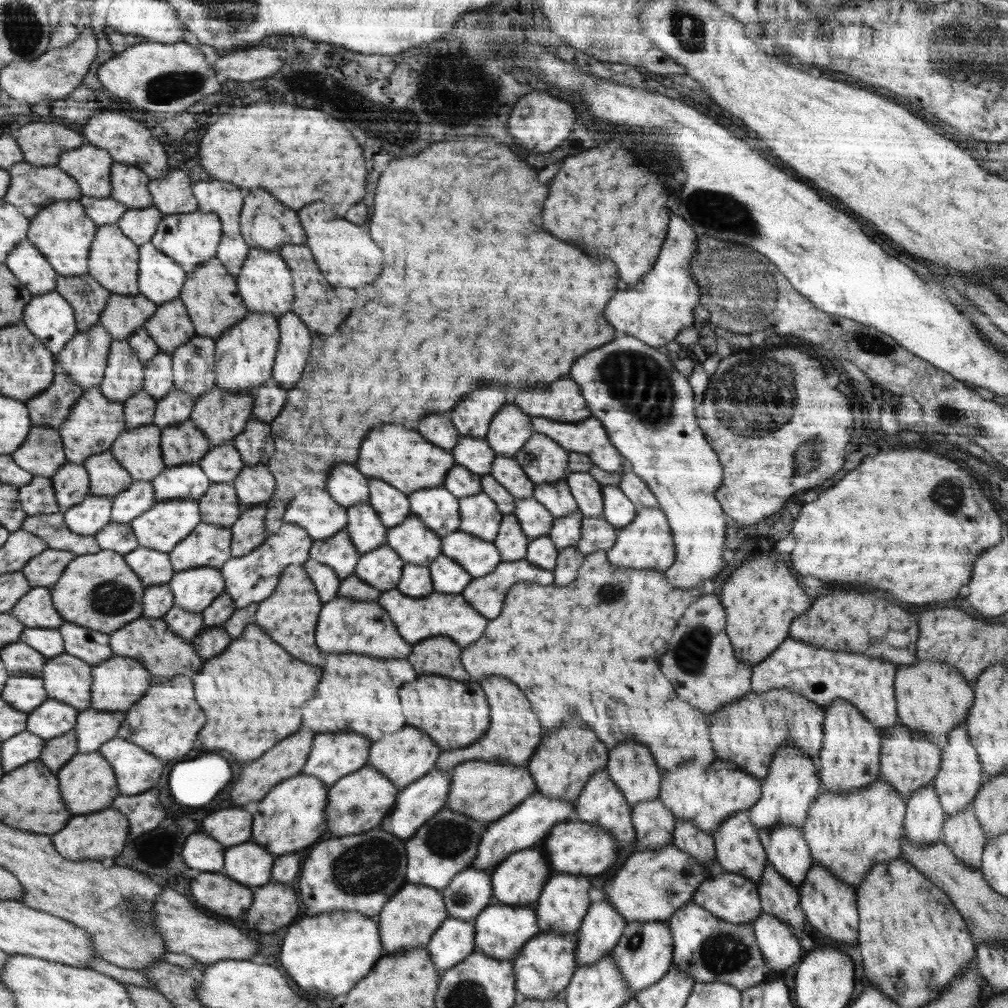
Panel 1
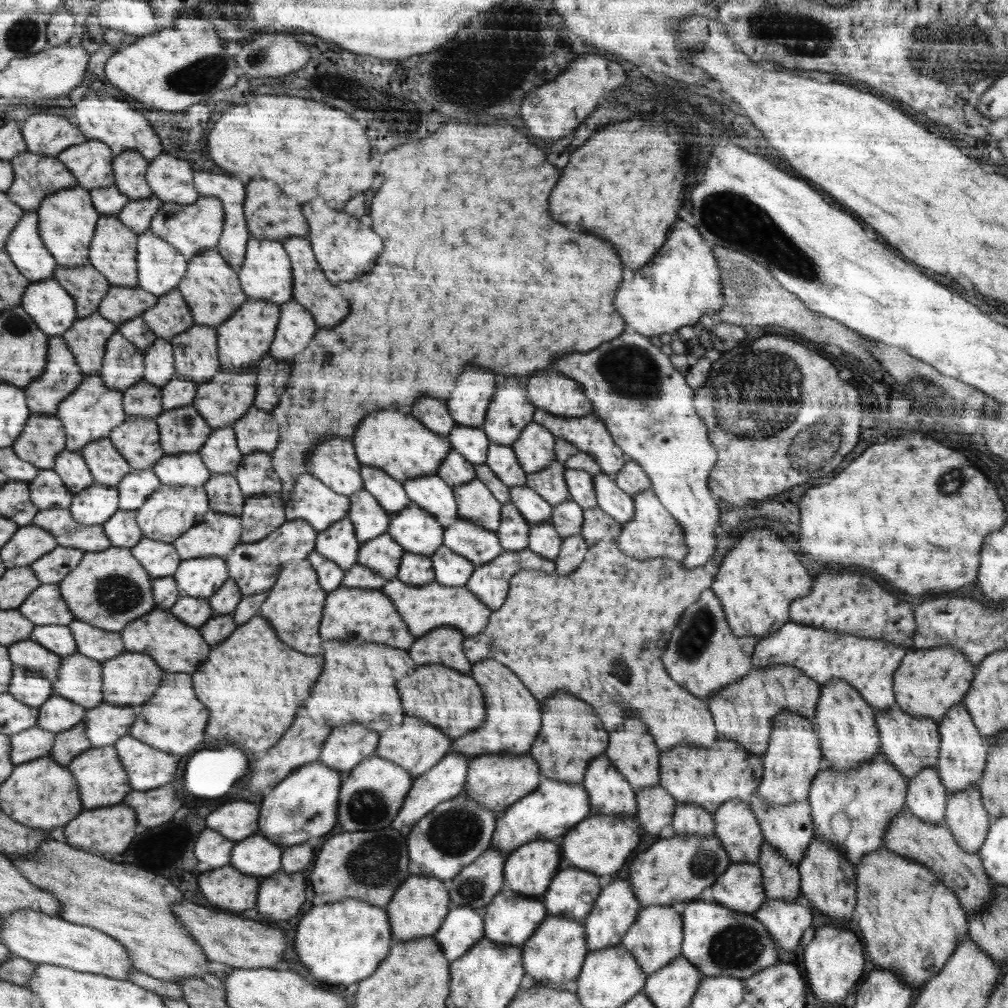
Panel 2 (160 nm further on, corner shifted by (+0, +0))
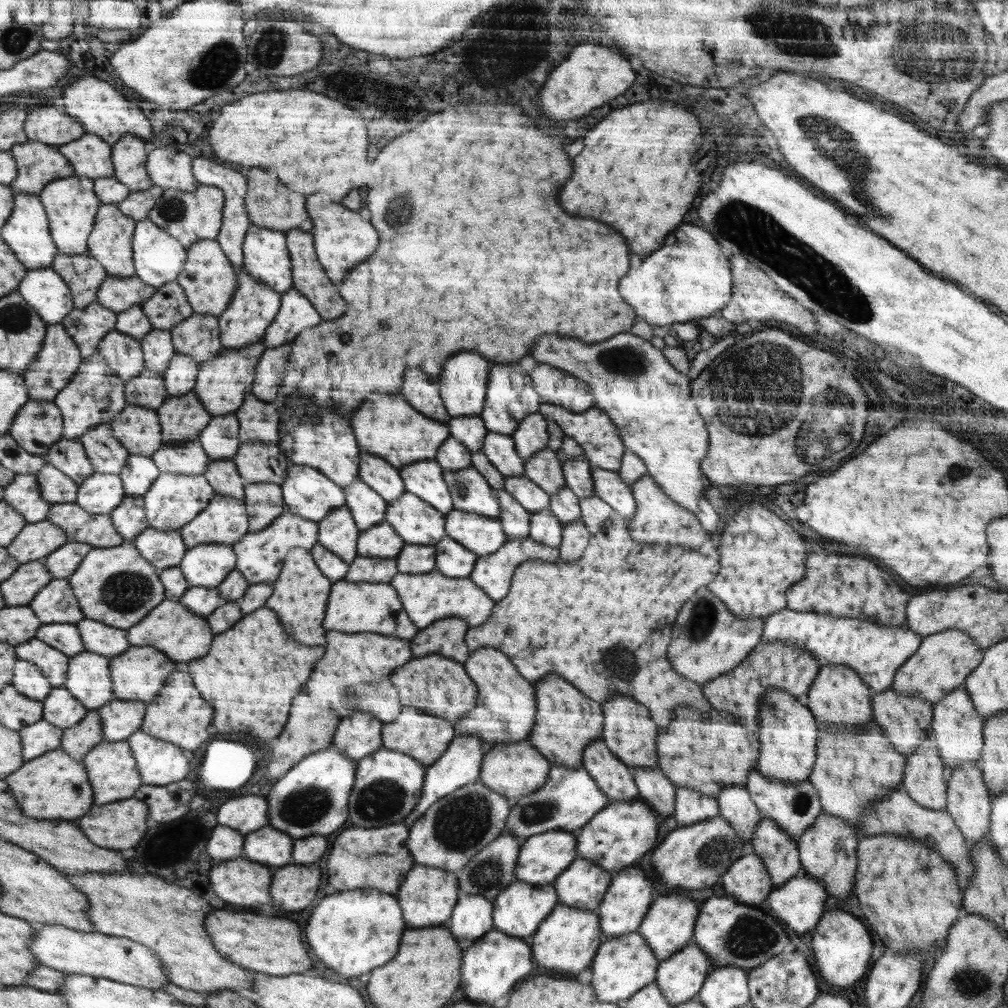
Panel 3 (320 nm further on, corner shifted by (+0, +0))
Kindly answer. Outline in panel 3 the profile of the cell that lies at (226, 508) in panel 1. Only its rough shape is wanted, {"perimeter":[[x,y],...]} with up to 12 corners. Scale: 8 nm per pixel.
{"perimeter":[[232,459],[210,461],[203,475],[216,496],[244,501]]}

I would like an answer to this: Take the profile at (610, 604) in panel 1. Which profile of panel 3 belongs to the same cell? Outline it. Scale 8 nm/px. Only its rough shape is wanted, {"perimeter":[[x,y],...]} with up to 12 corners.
{"perimeter":[[614,512],[576,562],[523,562],[471,652],[624,694],[712,710],[666,648],[718,552]]}

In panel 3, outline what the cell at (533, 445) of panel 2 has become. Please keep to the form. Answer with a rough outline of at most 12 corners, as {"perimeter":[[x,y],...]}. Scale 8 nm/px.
{"perimeter":[[529,414],[511,434],[524,462],[547,446],[547,419]]}

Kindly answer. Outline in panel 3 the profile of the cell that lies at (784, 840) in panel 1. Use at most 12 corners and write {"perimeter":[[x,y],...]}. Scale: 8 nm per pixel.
{"perimeter":[[750,769],[746,790],[761,816],[795,841],[822,813],[806,779],[797,785]]}

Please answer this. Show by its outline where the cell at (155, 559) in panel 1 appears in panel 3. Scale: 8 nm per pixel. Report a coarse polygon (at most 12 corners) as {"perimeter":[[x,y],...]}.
{"perimeter":[[146,527],[132,542],[158,571],[187,550],[179,529]]}

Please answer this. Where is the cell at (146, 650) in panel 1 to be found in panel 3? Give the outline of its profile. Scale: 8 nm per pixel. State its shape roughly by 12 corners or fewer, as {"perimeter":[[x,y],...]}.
{"perimeter":[[164,600],[127,629],[131,647],[153,646],[187,664],[215,638],[206,618]]}

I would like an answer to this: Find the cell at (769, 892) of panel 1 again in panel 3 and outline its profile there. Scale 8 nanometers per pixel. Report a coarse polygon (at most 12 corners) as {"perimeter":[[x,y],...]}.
{"perimeter":[[768,818],[749,851],[774,888],[802,872],[797,841]]}

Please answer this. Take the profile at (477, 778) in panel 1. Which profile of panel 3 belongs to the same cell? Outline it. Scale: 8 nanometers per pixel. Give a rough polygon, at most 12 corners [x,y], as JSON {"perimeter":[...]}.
{"perimeter":[[522,742],[493,745],[480,781],[506,798],[546,784],[548,758]]}

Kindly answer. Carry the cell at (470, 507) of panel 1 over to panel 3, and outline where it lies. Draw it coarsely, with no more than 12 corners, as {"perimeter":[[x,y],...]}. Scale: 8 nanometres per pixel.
{"perimeter":[[477,468],[443,470],[456,510],[497,517],[499,495]]}

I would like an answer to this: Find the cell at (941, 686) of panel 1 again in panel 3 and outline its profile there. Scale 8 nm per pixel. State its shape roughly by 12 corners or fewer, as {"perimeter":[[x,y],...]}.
{"perimeter":[[963,630],[924,637],[891,689],[933,706],[983,650]]}

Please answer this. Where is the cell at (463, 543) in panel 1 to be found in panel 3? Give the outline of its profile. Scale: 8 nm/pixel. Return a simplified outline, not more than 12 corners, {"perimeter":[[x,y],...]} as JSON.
{"perimeter":[[451,510],[446,531],[478,557],[508,541],[499,518]]}

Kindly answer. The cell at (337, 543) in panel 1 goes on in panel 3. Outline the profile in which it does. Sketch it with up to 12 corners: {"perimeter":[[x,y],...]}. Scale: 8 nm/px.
{"perimeter":[[345,504],[319,520],[319,542],[350,564],[361,531]]}

